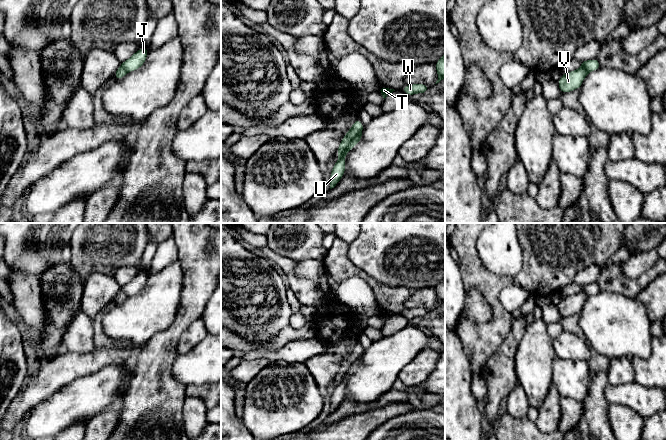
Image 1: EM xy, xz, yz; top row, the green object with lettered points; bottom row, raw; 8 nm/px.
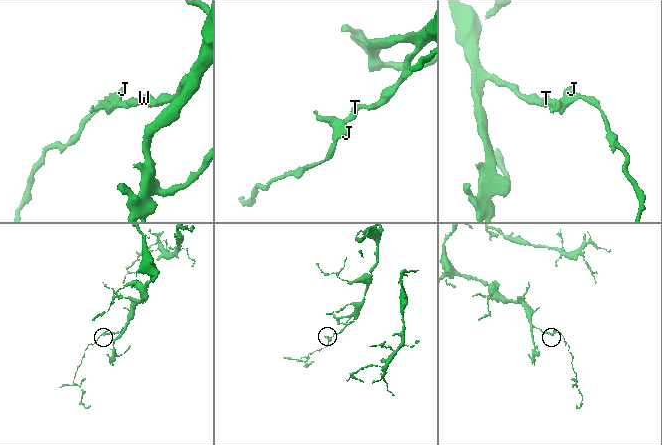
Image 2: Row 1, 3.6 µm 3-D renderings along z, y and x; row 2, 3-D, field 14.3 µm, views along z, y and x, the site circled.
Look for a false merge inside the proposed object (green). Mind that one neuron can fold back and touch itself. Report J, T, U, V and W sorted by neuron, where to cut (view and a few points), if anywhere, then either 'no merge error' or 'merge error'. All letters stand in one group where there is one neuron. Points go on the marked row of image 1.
J U / T V W; cut in xz along (361, 130), (352, 138), (340, 155); merge error

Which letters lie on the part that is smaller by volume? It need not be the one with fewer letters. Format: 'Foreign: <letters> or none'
Foreign: J, U

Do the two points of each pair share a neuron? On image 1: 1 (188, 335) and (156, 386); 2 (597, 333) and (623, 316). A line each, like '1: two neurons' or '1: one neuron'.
1: two neurons
2: one neuron

